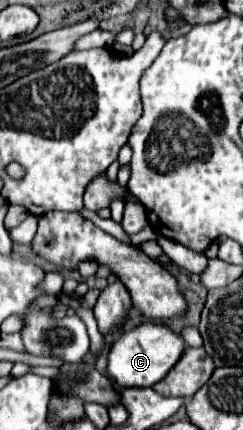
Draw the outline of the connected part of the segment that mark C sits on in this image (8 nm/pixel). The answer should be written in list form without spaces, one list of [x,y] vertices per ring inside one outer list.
[[[140,323],[138,327],[132,327],[124,331],[112,345],[112,351],[108,355],[108,375],[120,385],[120,387],[152,387],[164,375],[178,363],[186,349],[186,343],[180,335],[176,335],[168,325],[164,323]]]

